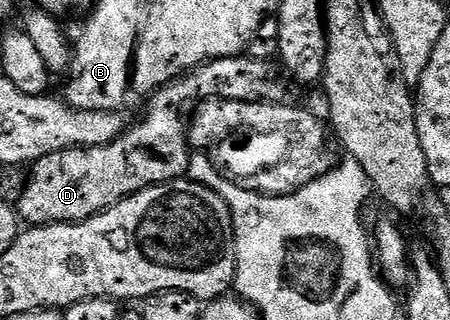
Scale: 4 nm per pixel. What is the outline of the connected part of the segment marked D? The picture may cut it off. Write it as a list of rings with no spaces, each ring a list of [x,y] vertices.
[[[248,54],[210,60],[206,64],[201,64],[199,68],[192,69],[152,96],[152,105],[149,106],[148,113],[141,118],[140,125],[132,133],[129,131],[112,144],[100,147],[64,149],[32,164],[30,168],[32,177],[29,178],[20,200],[18,199],[18,211],[21,217],[32,226],[77,224],[80,220],[89,220],[91,216],[100,215],[101,212],[120,204],[137,192],[153,188],[155,184],[169,184],[172,180],[187,177],[190,159],[189,125],[180,117],[180,108],[186,107],[187,104],[192,106],[197,102],[214,99],[279,104],[285,99],[283,79],[285,80],[285,77],[275,63],[257,60]]]

